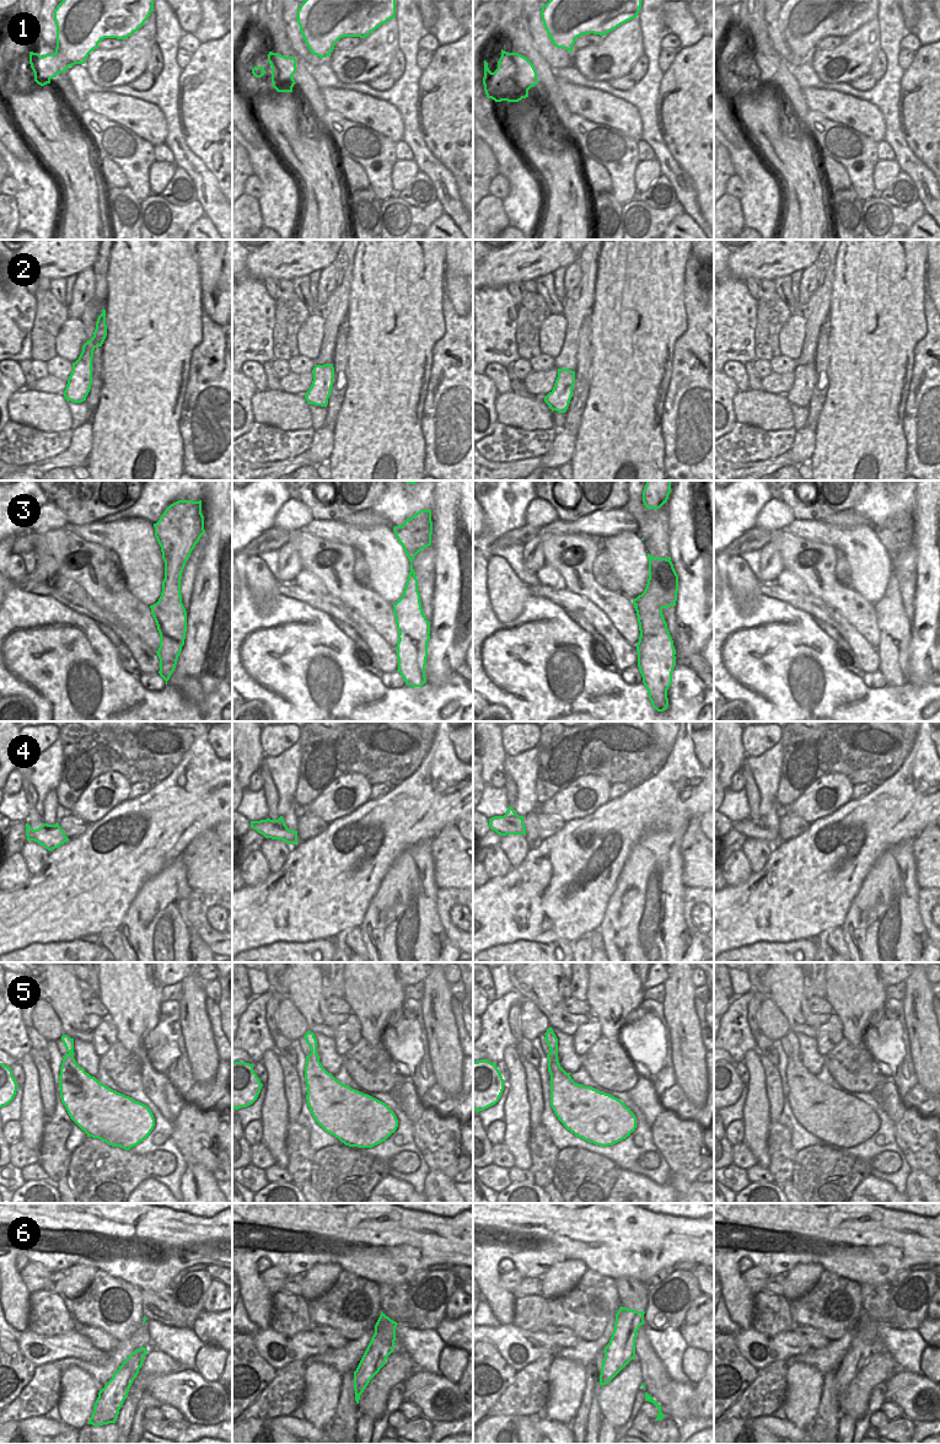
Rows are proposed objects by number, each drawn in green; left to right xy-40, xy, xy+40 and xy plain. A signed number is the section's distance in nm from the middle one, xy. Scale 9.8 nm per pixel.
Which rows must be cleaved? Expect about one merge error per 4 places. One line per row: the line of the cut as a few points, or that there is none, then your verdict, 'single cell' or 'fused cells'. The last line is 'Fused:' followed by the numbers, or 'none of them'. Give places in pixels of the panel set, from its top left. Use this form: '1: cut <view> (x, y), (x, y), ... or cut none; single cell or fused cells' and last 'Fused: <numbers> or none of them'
1: cut none; single cell
2: cut none; single cell
3: cut xy+40 (635, 604), (643, 622), (651, 596), (669, 634); fused cells
4: cut none; single cell
5: cut none; single cell
6: cut xy+40 (637, 1326), (626, 1343), (627, 1362); fused cells
Fused: 3, 6

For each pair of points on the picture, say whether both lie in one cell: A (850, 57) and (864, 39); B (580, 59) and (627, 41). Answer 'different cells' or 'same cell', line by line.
A: same cell
B: same cell

